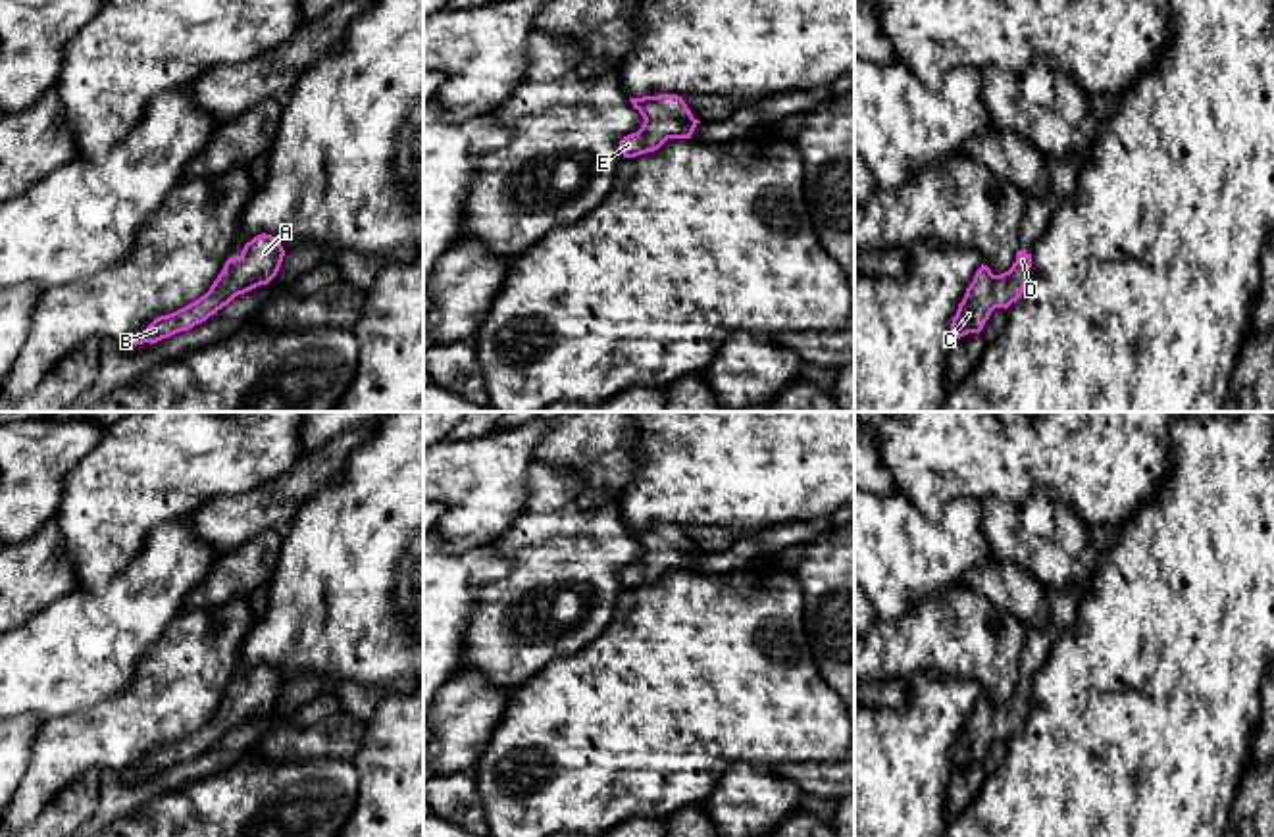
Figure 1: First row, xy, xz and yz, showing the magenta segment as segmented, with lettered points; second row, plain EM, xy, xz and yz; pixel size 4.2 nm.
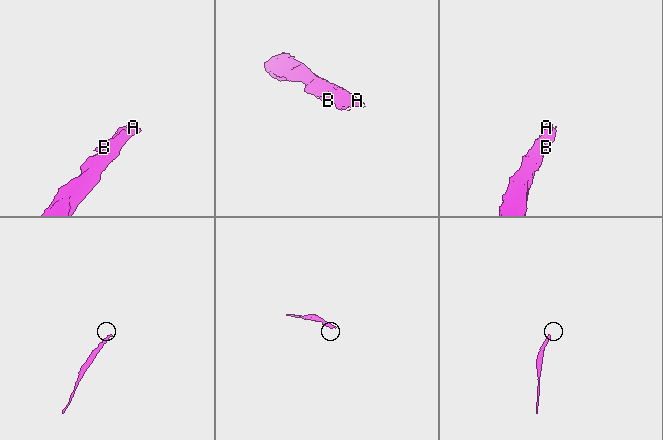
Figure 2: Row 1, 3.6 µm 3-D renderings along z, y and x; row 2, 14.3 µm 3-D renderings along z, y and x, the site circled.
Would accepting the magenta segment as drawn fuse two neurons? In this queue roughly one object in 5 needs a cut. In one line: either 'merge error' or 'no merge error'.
no merge error

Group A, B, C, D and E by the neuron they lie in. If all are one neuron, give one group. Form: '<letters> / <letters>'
A B C D E

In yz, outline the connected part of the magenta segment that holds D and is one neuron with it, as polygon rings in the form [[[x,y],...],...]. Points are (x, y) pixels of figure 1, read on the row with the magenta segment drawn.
[[[1022,250],[1016,252],[1012,267],[1001,275],[993,275],[991,269],[981,264],[953,317],[953,341],[968,333],[980,333],[995,308],[1006,310],[1016,302],[1030,279],[1030,267],[1032,254],[1024,254]]]

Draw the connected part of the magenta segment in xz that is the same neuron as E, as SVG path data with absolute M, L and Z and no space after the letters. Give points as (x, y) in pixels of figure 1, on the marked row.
M677 94L629 98L643 115L643 125L620 140L624 158L635 158L658 150L668 139L691 139L701 123Z

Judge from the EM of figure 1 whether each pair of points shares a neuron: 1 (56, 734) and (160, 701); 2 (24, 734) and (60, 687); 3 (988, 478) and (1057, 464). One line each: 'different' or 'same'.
1: same
2: different
3: different

